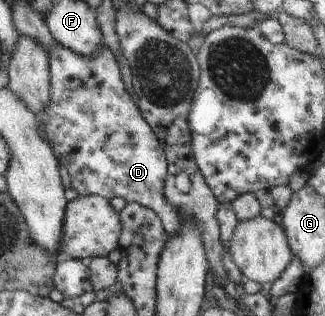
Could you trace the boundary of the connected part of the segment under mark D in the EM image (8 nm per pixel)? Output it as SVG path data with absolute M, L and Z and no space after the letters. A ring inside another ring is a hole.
M60 43L50 47L48 53L52 103L39 121L54 153L68 171L72 187L82 197L122 197L126 202L146 205L162 217L170 235L178 235L183 221L165 196L166 154L126 90L116 55L102 45L94 57L84 57Z

